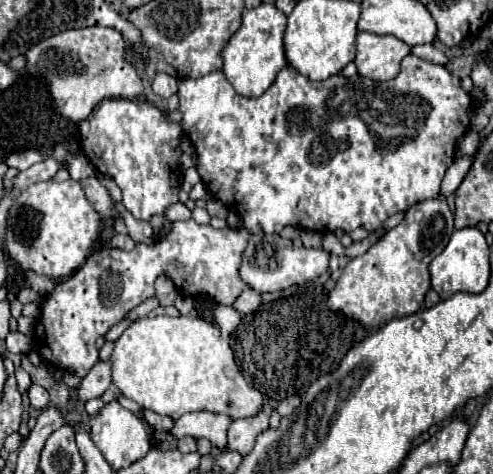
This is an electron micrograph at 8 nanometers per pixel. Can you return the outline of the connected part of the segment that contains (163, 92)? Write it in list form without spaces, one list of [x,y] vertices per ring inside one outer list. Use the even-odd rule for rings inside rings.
[[[157,73],[152,83],[153,91],[163,97],[169,98],[178,91],[178,80],[166,73]]]

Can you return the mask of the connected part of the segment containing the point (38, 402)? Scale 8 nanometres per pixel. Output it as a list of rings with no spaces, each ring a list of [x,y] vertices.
[[[31,385],[29,391],[27,391],[27,395],[29,395],[29,401],[31,401],[31,407],[35,407],[35,409],[47,407],[47,401],[49,401],[47,389],[43,389],[39,385]]]

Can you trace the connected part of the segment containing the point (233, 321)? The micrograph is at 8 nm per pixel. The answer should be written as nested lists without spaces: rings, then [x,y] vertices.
[[[217,305],[217,307],[213,309],[213,317],[215,317],[215,321],[219,323],[219,327],[221,327],[221,331],[223,331],[225,335],[233,333],[235,327],[241,323],[239,311],[233,309],[233,307],[227,307],[227,305]]]

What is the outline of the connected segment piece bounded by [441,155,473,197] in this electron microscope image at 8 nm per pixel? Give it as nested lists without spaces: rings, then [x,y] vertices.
[[[473,155],[471,157],[457,157],[453,161],[453,165],[447,169],[445,177],[443,177],[443,183],[441,183],[441,195],[447,197],[447,195],[453,195],[457,191],[457,187],[461,185],[463,177],[467,175],[469,167],[473,163]]]

